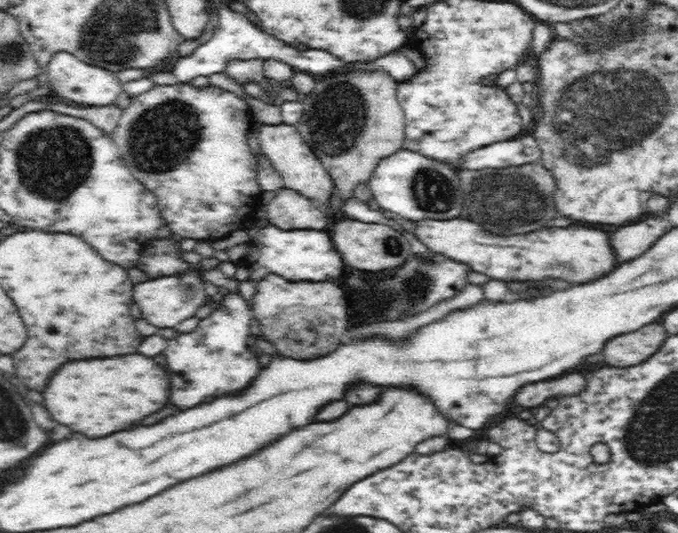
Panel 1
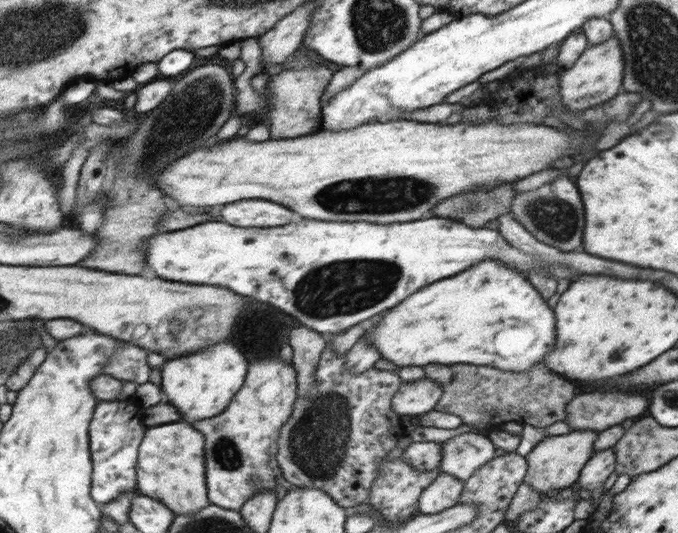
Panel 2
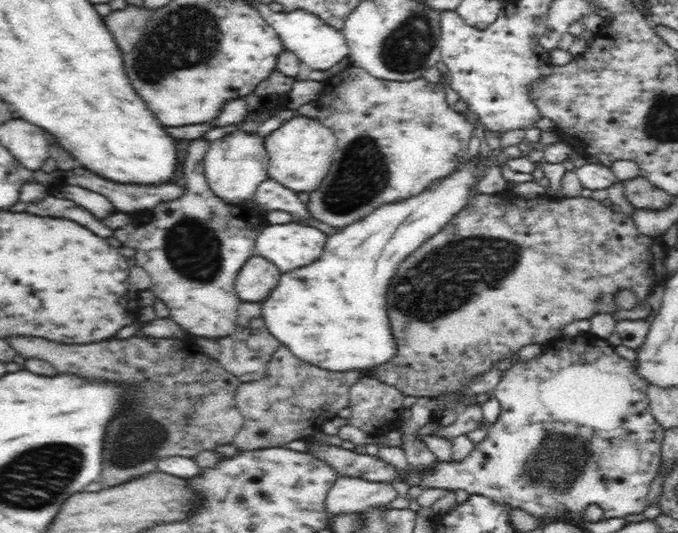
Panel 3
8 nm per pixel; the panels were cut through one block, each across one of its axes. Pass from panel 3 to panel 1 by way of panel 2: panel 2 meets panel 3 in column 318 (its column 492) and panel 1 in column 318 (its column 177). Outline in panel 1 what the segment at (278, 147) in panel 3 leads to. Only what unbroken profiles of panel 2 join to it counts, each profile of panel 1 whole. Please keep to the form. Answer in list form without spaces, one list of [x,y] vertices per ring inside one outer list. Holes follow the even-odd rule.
[[[286,123],[277,125],[262,125],[257,134],[260,141],[262,154],[267,157],[271,166],[282,176],[283,184],[286,188],[300,192],[302,196],[310,196],[312,200],[322,200],[325,204],[326,198],[330,196],[330,184],[333,186],[333,180],[326,169],[320,164],[314,151],[308,147],[304,137],[300,134],[299,126],[289,125]]]

